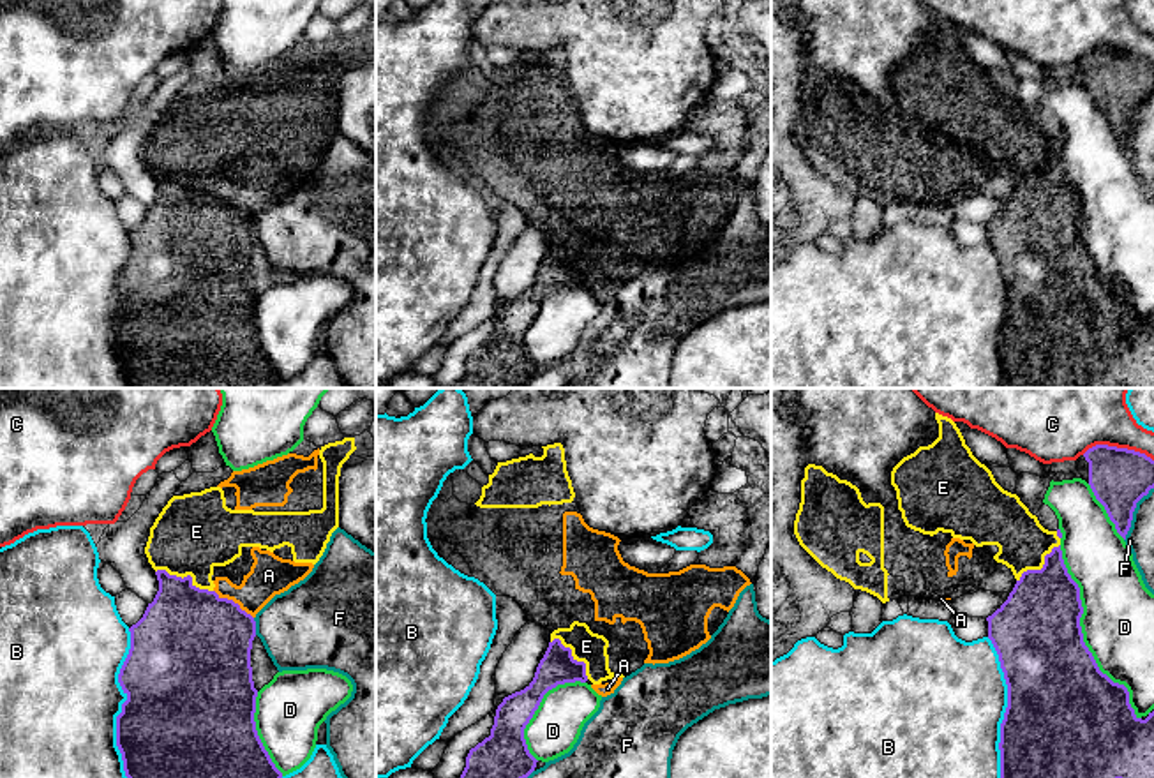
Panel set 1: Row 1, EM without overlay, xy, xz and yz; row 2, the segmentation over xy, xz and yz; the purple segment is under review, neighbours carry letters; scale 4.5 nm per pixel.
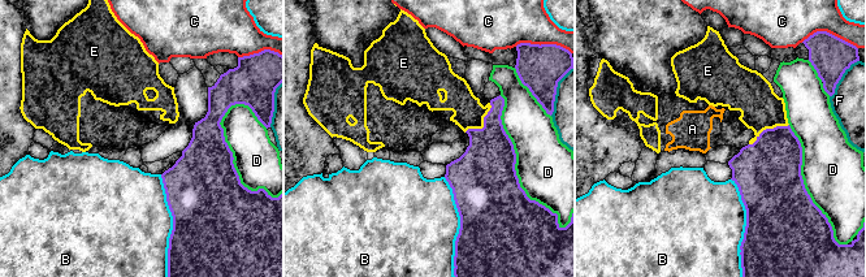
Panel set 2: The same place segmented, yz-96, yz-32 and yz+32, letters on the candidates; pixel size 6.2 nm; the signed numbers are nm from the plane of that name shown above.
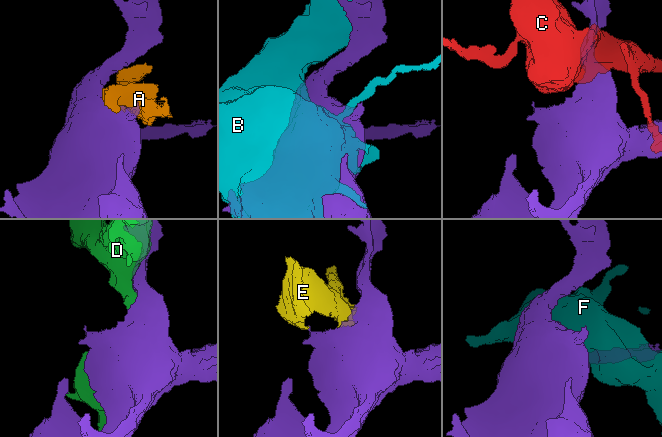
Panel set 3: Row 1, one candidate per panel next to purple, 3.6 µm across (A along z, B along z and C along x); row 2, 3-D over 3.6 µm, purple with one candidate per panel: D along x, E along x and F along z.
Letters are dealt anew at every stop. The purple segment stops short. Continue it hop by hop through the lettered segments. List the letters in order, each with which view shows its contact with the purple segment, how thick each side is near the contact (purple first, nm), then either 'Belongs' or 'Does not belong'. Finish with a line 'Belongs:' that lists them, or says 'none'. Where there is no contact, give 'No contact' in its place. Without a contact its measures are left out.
A: Touches purple in xy. Thickness 460 nm (purple) against 180 nm. Does not belong
B: Touches purple in xy. Thickness 500 nm (purple) against 480 nm. Does not belong
C: Touches purple in yz. Thickness 280 nm (purple) against 300 nm. Does not belong
D: Touches purple in yz. Thickness 420 nm (purple) against 340 nm. Does not belong
E: Touches purple in xy. Thickness 420 nm (purple) against 360 nm. Does not belong
F: Touches purple in yz. Thickness 280 nm (purple) against 130 nm. Does not belong
Belongs: none

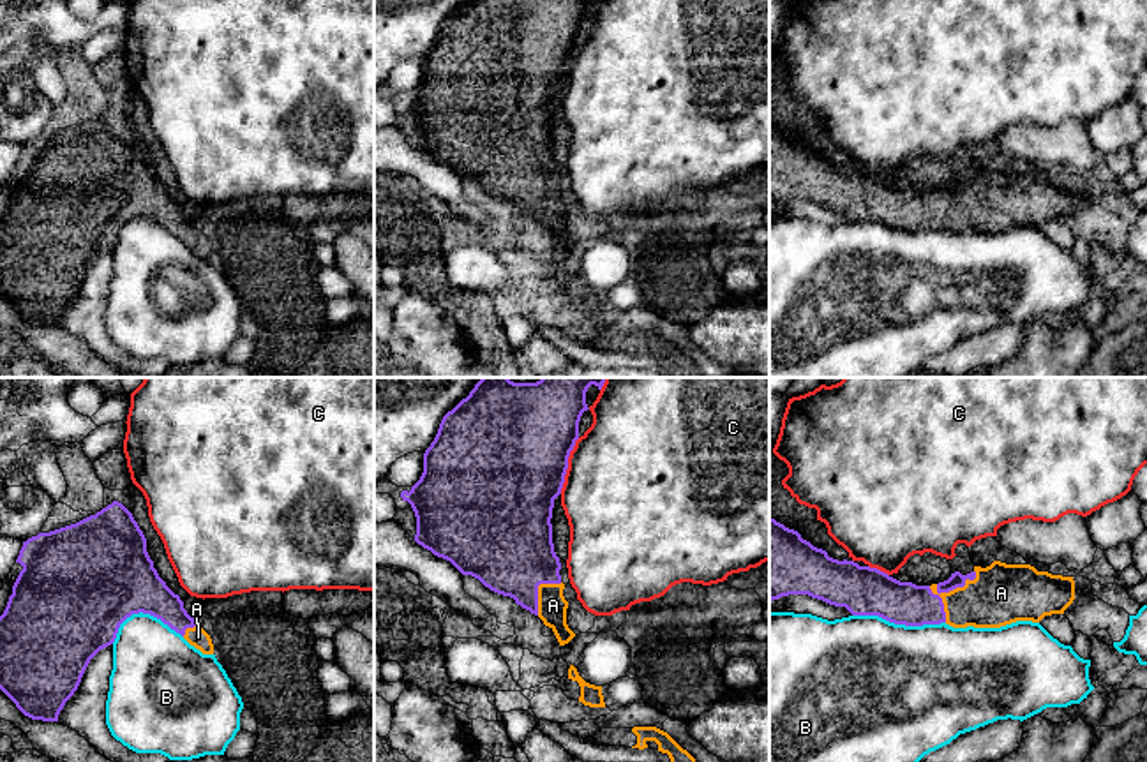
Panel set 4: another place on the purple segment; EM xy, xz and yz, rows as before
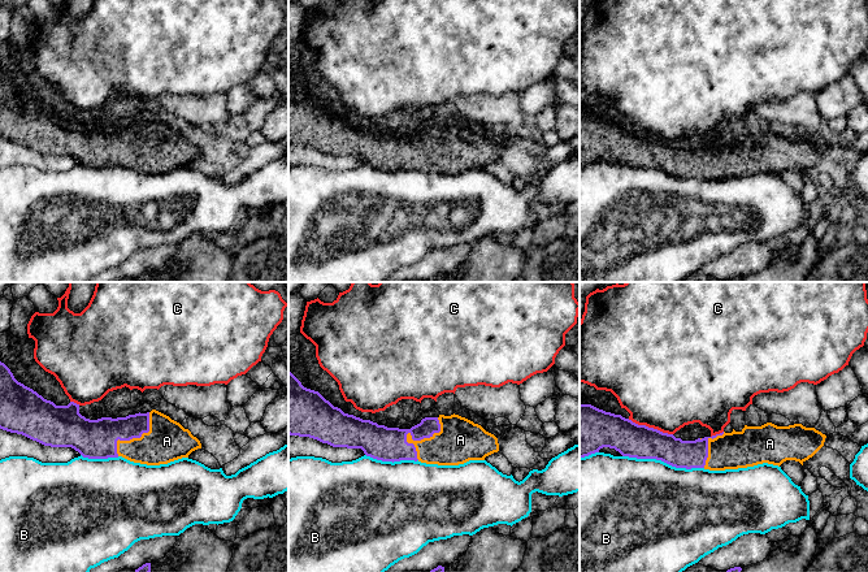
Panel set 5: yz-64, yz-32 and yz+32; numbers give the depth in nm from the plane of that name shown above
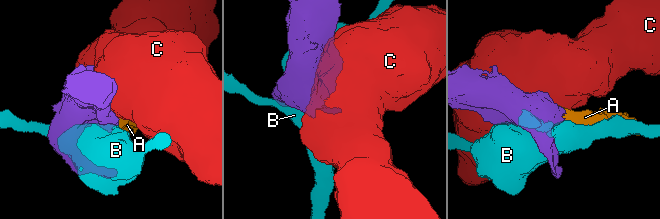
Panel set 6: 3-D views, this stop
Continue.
A: Touches purple in yz. Thickness 190 nm (purple) against 280 nm. Belongs
B: Touches purple in yz. Thickness 220 nm (purple) against 500 nm. Does not belong
C: Touches purple in xz. Thickness 500 nm (purple) against 500 nm. Does not belong
Belongs: A

